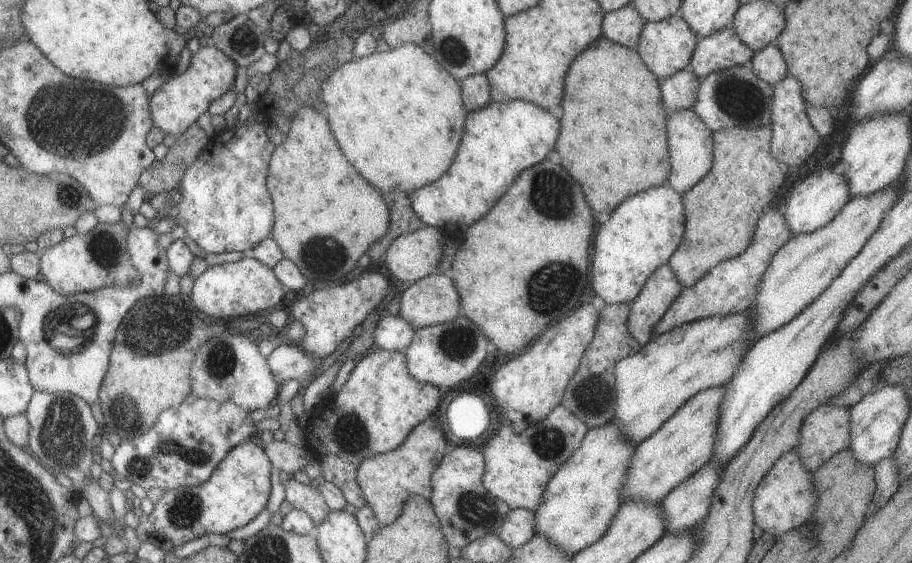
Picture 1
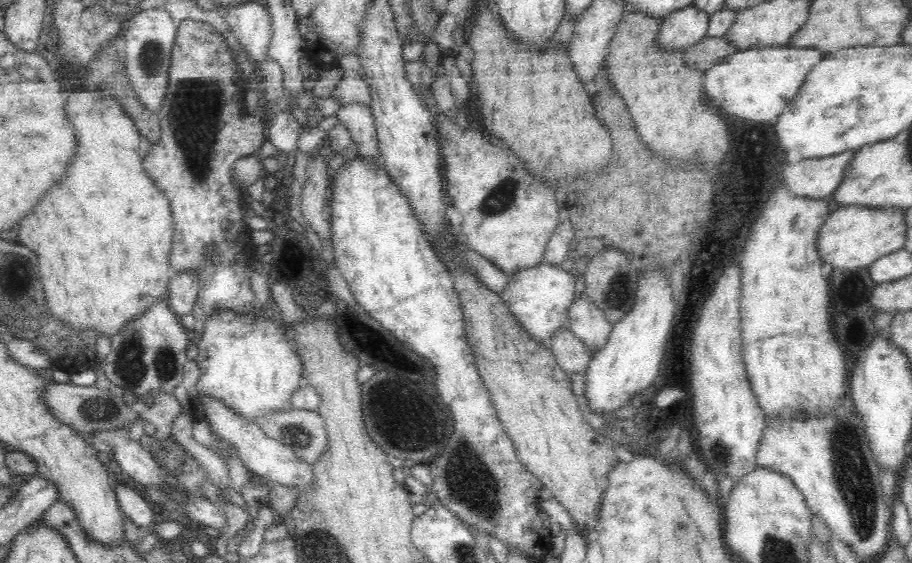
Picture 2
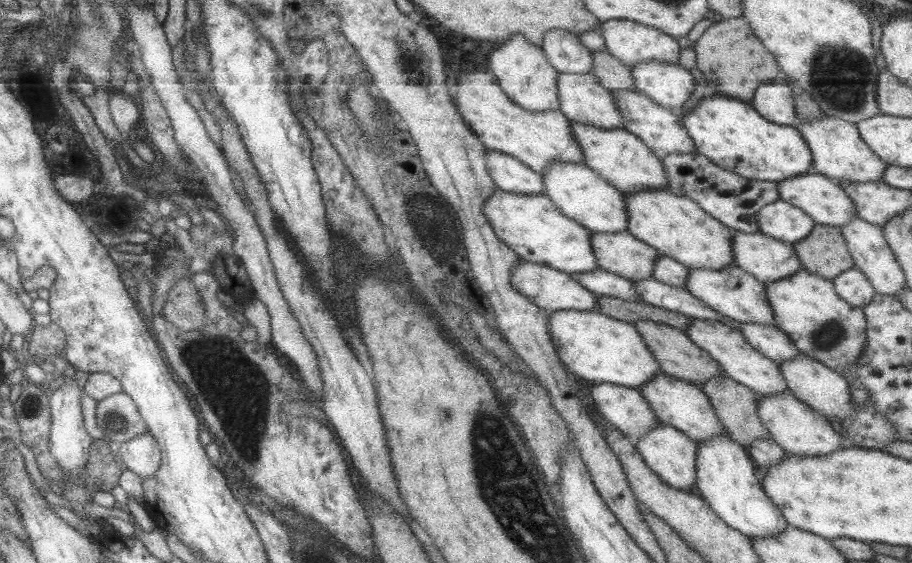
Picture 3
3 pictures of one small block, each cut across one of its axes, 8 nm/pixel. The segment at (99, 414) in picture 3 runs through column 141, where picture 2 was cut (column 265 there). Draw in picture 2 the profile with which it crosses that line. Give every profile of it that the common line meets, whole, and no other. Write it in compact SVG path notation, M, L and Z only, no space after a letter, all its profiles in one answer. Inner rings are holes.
M288 408L286 412L260 418L256 422L268 437L288 445L295 455L314 464L328 449L328 433L322 415L316 410Z

